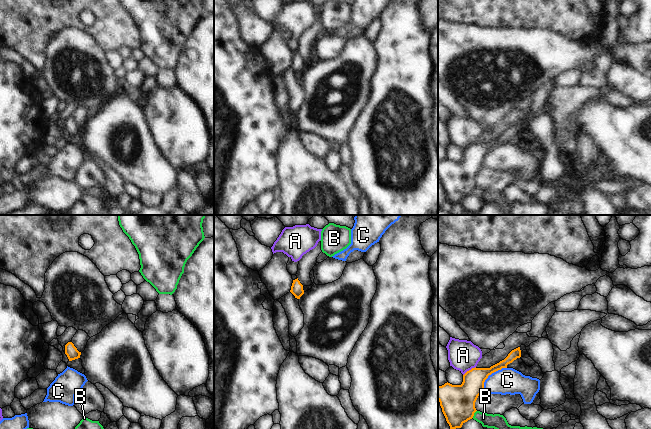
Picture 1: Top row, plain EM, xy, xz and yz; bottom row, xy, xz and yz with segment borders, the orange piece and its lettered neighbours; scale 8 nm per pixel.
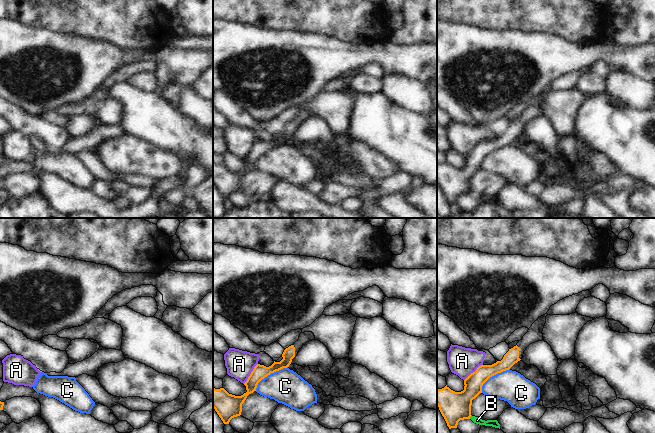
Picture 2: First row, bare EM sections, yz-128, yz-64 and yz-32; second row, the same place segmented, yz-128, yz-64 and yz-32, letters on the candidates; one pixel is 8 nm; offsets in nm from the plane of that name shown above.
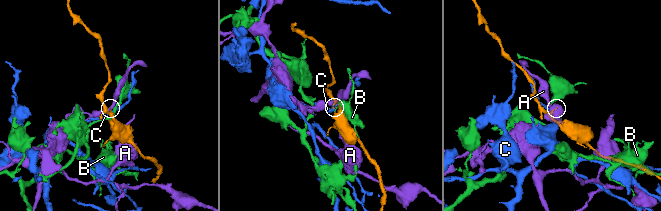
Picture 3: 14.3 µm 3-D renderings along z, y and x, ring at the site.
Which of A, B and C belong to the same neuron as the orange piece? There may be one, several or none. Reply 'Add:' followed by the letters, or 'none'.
Add: none

